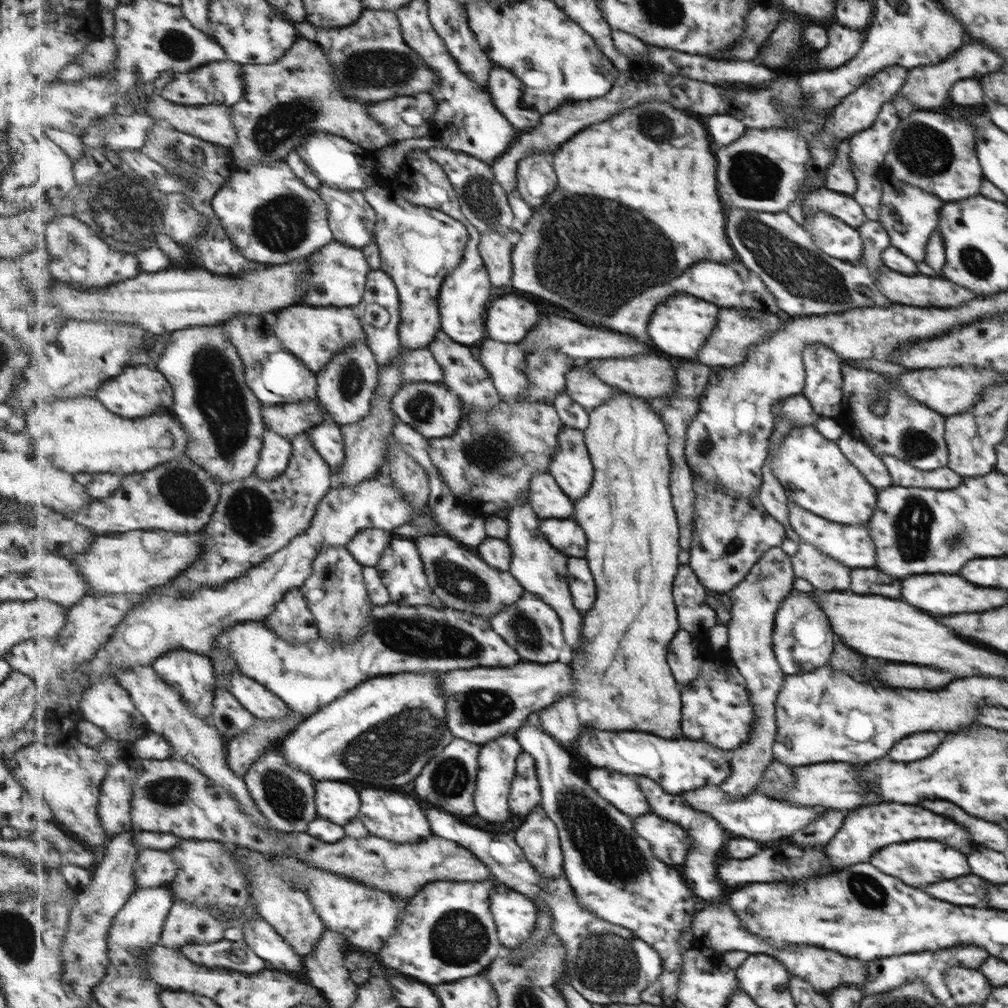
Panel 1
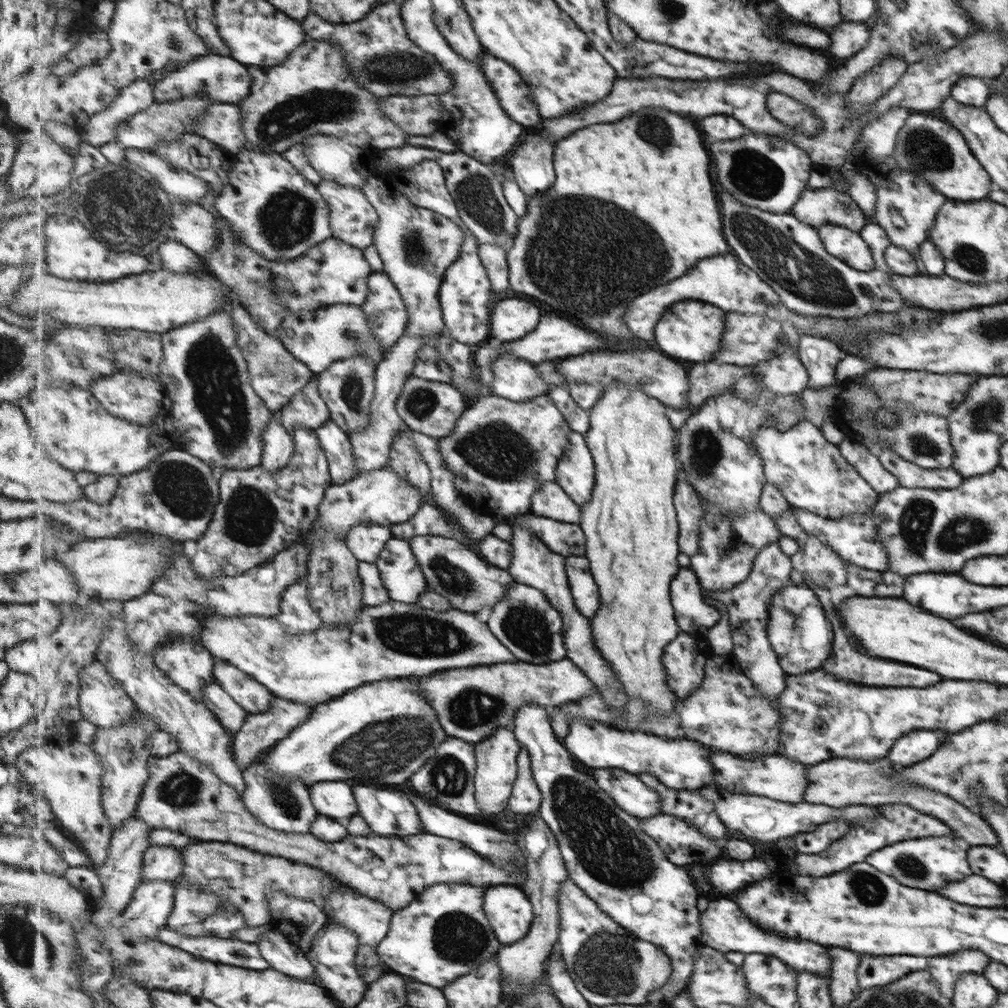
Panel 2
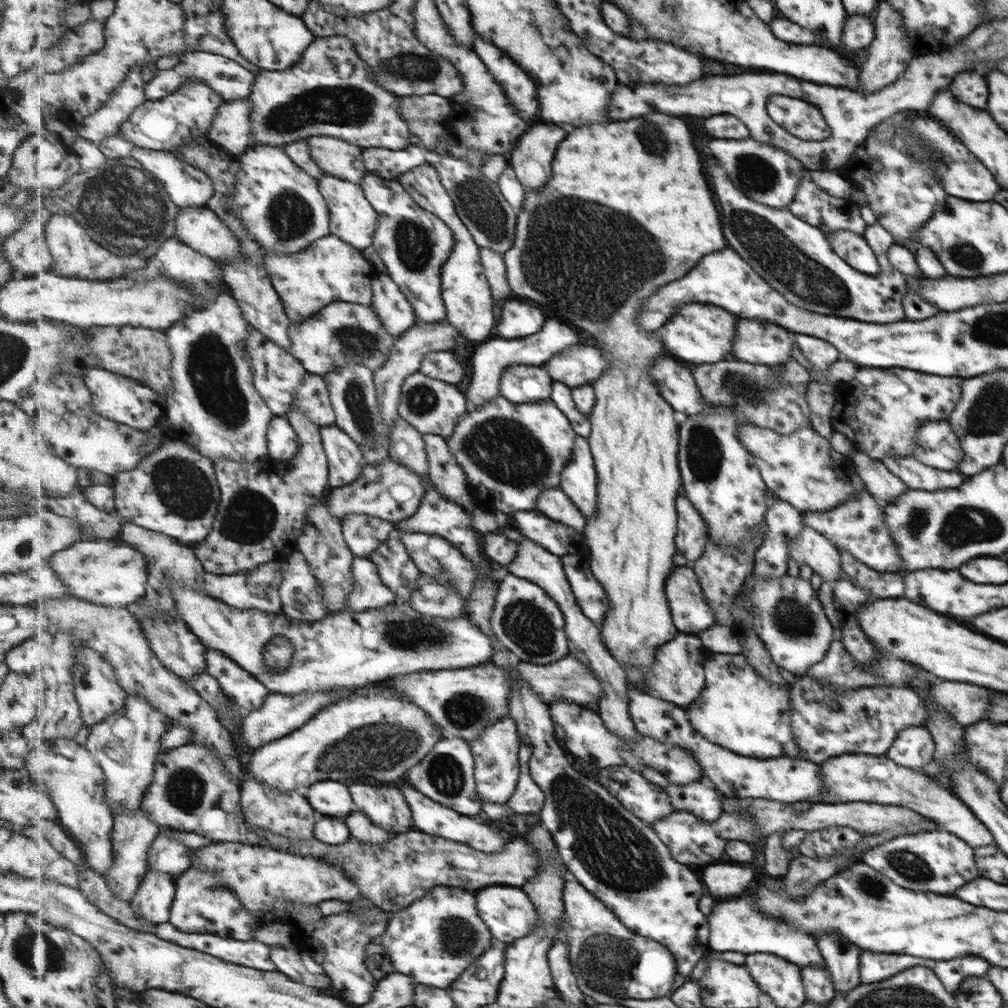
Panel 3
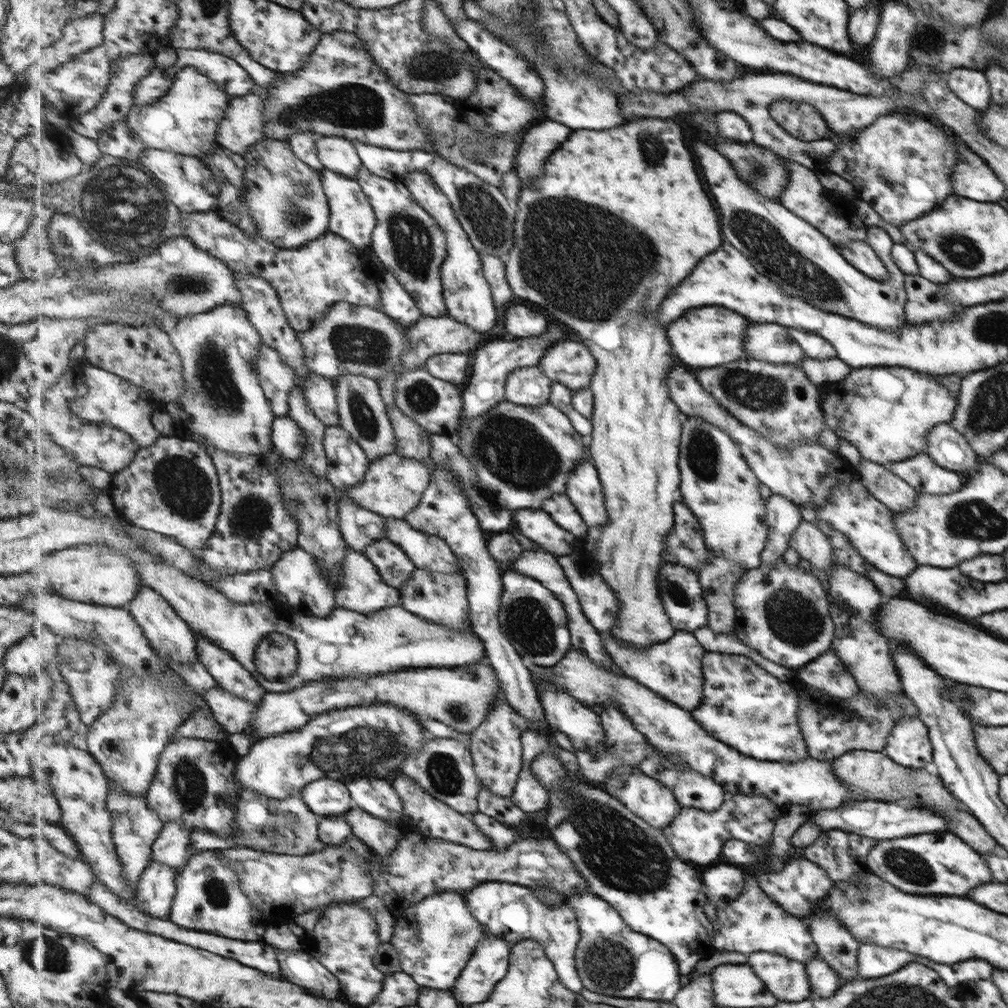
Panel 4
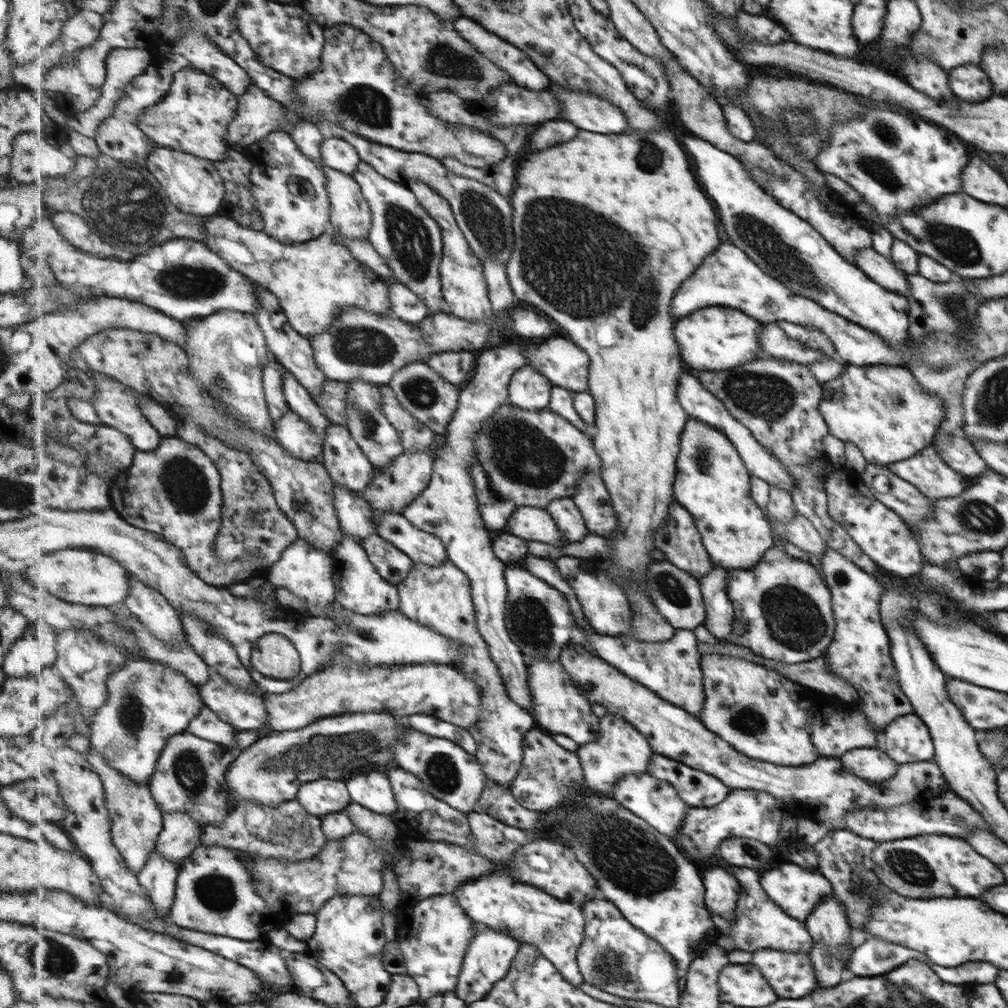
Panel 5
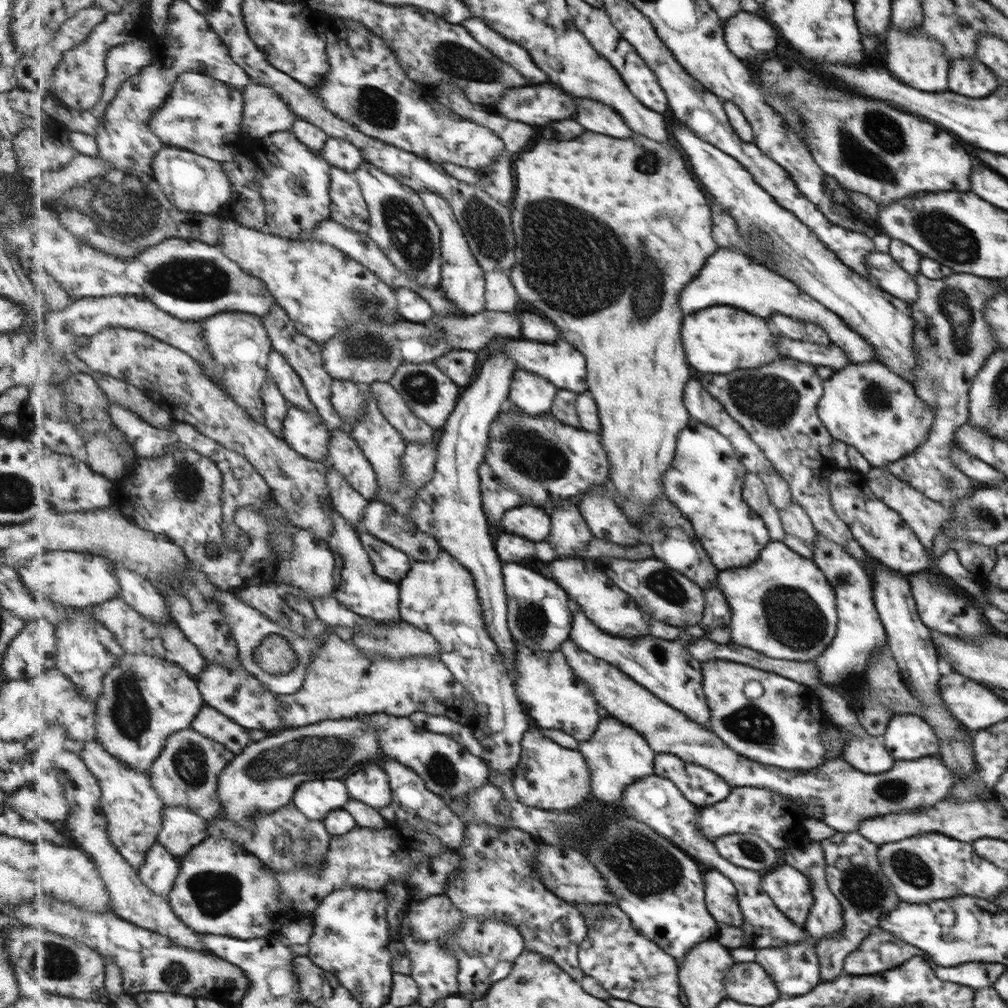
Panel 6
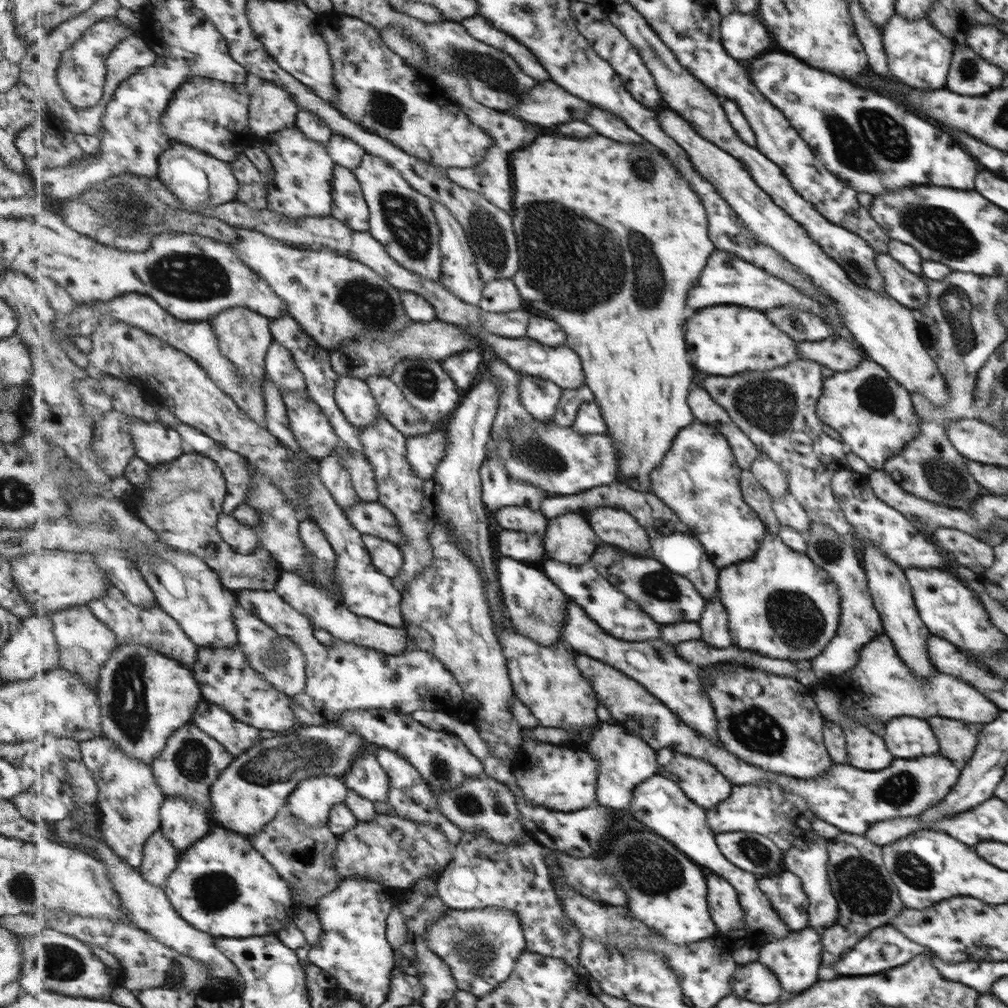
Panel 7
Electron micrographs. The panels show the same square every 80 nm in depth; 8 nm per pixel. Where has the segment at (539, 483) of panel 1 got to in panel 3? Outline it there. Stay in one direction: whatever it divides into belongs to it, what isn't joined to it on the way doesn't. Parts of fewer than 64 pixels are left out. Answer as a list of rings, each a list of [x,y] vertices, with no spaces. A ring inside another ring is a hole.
[[[561,487],[544,490],[538,498],[538,506],[535,510],[580,532],[584,532],[588,521]]]

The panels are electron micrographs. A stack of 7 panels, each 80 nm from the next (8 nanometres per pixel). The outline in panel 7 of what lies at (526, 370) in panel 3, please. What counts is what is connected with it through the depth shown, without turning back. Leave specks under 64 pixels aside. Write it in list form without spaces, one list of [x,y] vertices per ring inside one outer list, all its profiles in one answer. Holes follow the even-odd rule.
[[[519,372],[520,399],[537,421],[553,421],[564,388],[553,381]]]

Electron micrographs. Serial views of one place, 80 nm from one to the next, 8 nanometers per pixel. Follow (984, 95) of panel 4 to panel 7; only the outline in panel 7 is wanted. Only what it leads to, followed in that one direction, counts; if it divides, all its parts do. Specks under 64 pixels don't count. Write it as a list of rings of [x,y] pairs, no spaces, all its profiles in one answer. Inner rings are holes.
[[[970,47],[954,49],[944,88],[955,94],[978,97],[1002,84],[1005,73]]]

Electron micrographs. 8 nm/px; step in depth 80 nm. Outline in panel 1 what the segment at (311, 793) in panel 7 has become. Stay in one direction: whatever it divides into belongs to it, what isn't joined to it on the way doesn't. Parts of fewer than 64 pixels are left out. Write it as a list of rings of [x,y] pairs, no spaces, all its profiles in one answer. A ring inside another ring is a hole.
[[[317,782],[316,802],[322,818],[340,824],[349,825],[362,809],[359,792],[343,782]]]

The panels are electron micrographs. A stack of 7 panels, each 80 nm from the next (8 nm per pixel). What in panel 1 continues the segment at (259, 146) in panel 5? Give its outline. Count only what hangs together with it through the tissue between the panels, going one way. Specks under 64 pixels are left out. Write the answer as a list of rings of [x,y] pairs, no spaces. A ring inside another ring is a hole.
[[[286,161],[235,168],[213,200],[227,235],[247,259],[265,265],[286,265],[306,259],[335,241],[330,209],[322,195],[303,182]]]

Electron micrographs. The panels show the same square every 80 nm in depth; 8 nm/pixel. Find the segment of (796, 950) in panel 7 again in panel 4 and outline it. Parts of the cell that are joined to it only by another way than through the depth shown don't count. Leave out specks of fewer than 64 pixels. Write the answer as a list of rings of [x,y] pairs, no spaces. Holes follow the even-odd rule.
[[[774,952],[749,953],[746,964],[778,1002],[801,1002],[811,994],[806,967]]]

